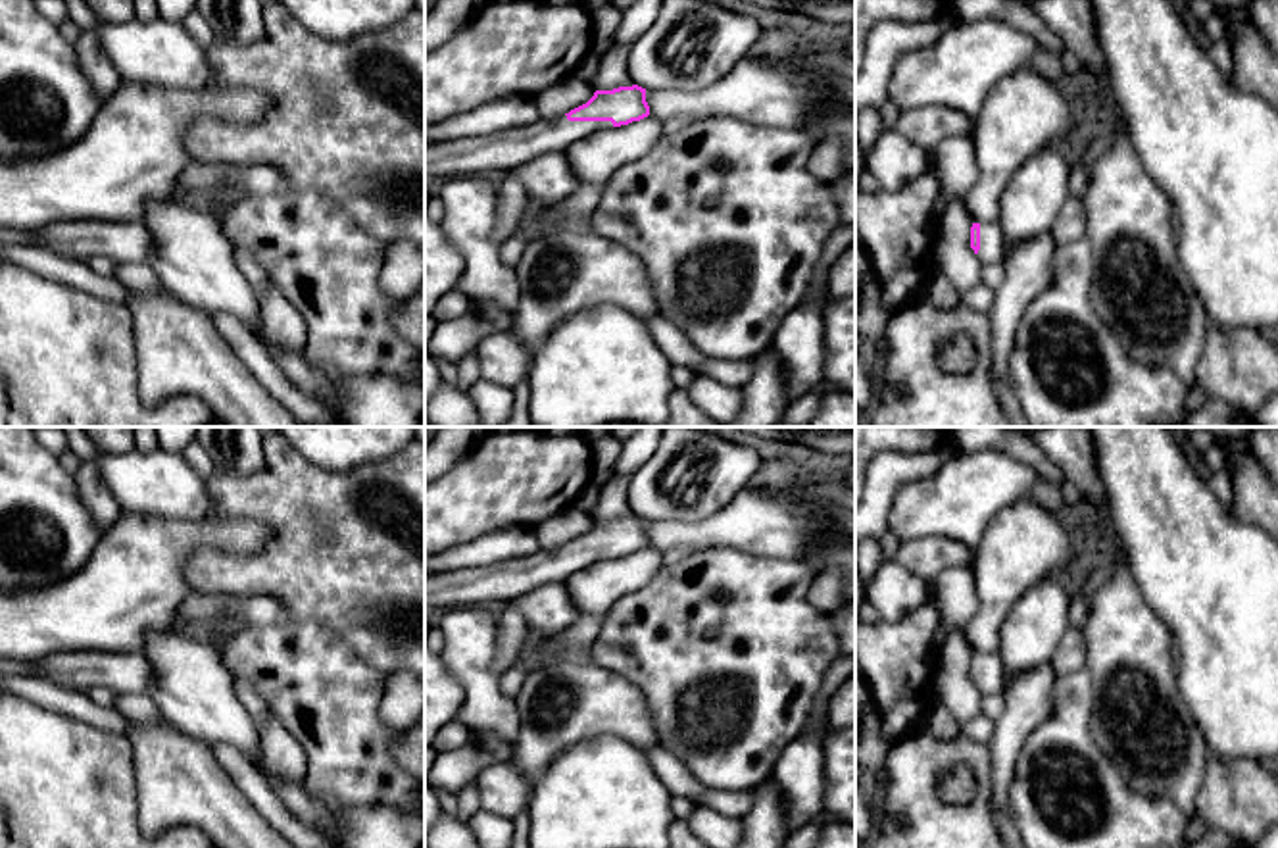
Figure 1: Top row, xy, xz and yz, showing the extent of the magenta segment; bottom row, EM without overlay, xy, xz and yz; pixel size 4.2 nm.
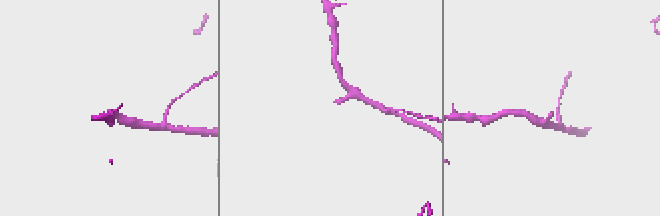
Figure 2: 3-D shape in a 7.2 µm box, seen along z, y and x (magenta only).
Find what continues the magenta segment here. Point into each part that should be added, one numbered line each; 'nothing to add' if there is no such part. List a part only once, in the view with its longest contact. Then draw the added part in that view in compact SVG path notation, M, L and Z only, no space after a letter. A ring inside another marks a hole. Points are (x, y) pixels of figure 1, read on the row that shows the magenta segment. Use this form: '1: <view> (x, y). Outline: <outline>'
1: xz (494, 154). Outline: M567 115L480 137L425 144L425 177L496 177L548 152L565 152L611 121L569 121Z

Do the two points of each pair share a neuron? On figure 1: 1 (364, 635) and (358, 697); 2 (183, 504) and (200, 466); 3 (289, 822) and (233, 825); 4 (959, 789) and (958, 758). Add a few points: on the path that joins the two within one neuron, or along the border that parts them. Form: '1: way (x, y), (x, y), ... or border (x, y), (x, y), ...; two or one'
1: border (329, 627), (383, 677); two
2: border (181, 452), (206, 479); two
3: border (241, 789), (246, 800), (273, 827); two
4: border (965, 766), (956, 766), (942, 777), (942, 800); two

